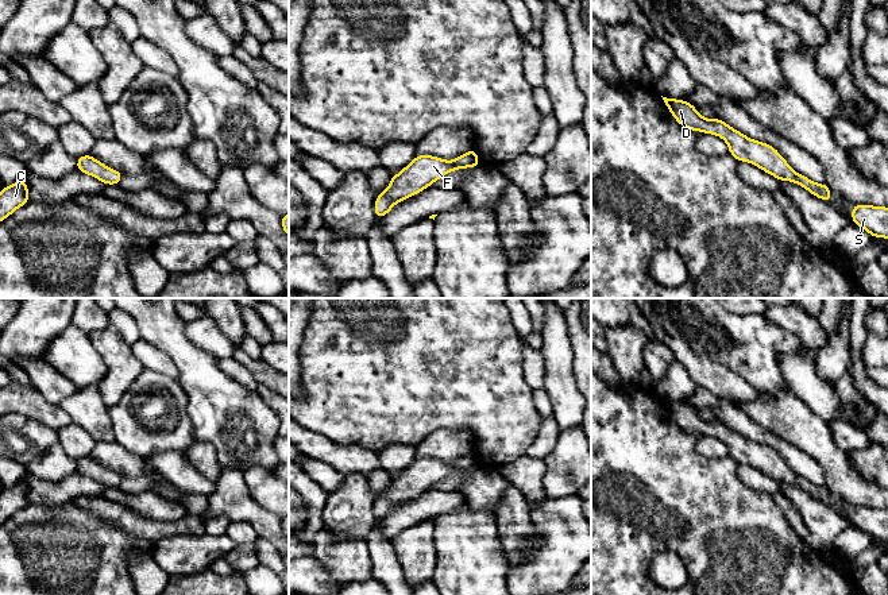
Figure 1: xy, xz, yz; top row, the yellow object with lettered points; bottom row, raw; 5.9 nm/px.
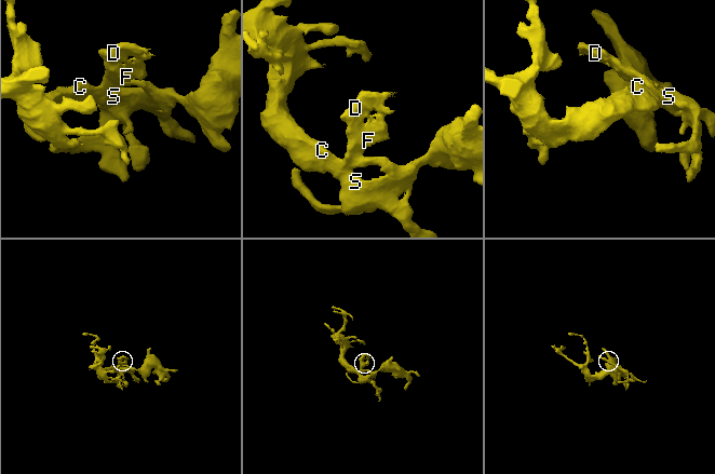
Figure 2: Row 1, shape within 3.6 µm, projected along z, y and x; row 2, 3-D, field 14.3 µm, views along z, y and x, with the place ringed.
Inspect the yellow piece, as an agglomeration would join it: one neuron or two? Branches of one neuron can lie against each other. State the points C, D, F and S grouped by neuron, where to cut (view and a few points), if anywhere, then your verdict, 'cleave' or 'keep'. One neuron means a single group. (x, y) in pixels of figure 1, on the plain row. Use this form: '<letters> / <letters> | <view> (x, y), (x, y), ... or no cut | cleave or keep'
C D F S | no cut | keep

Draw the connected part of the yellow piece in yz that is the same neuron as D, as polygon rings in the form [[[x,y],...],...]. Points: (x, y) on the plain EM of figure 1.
[[[663,399],[673,421],[684,430],[702,436],[717,437],[729,448],[729,456],[738,464],[749,464],[779,483],[800,487],[812,498],[831,505],[831,492],[826,486],[816,486],[791,471],[779,453],[768,447],[748,440],[721,421],[706,421],[686,402]]]

